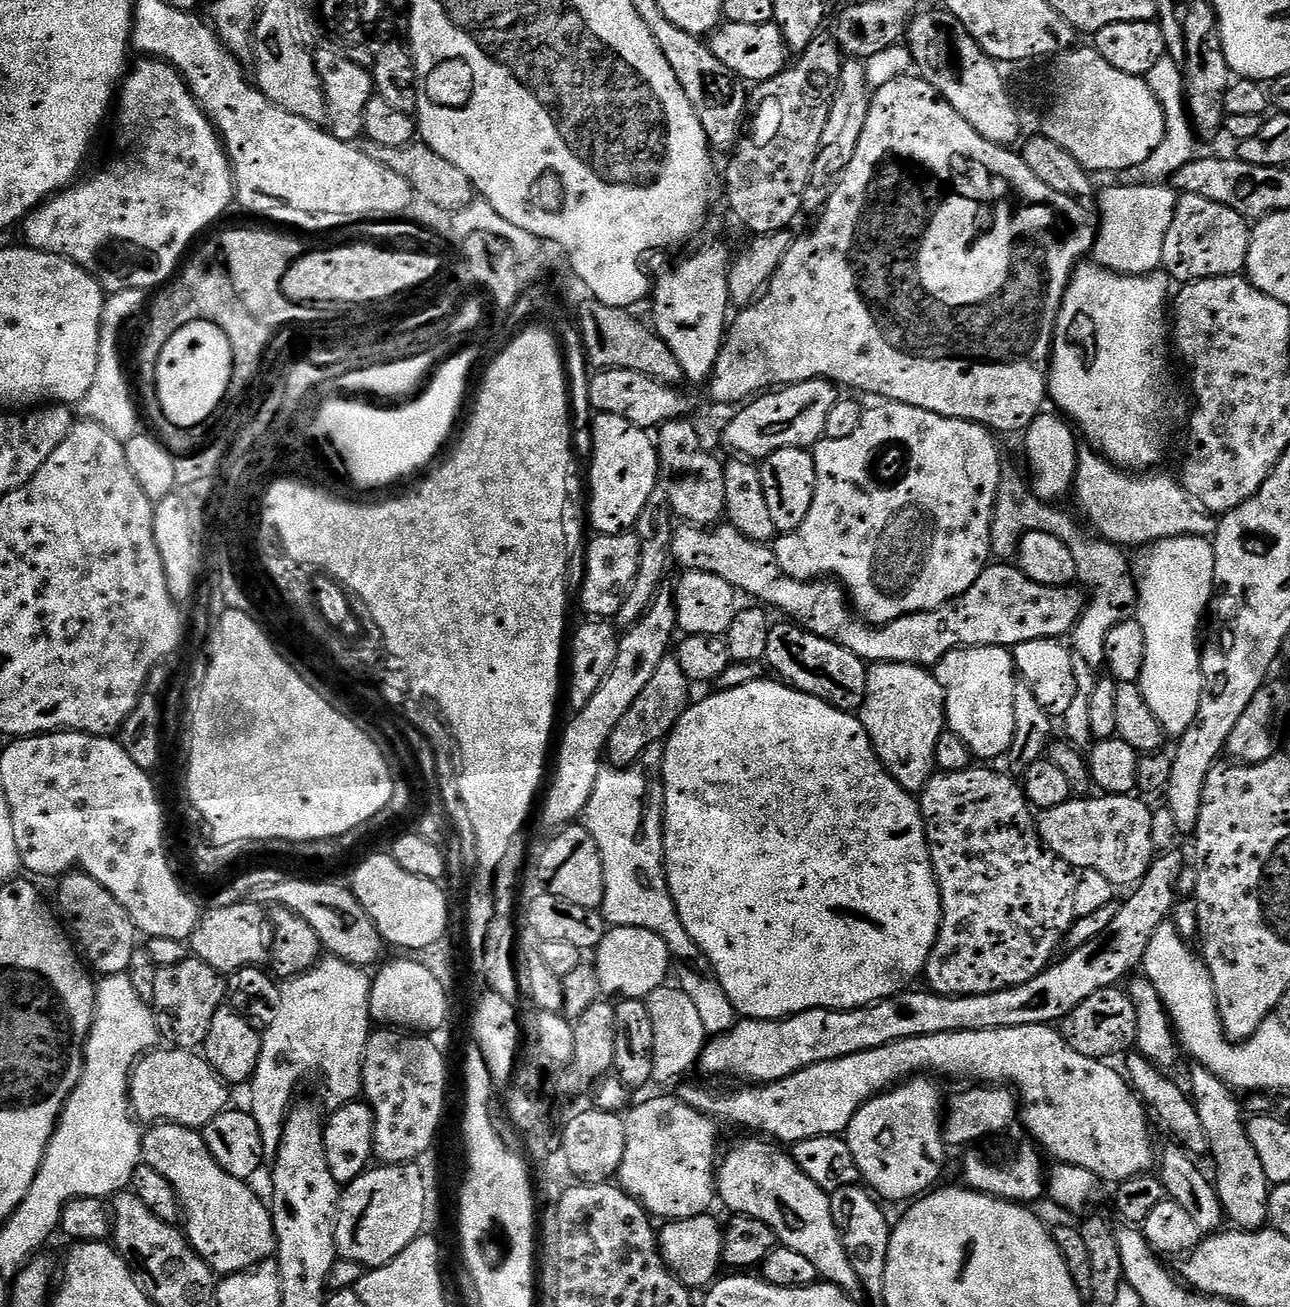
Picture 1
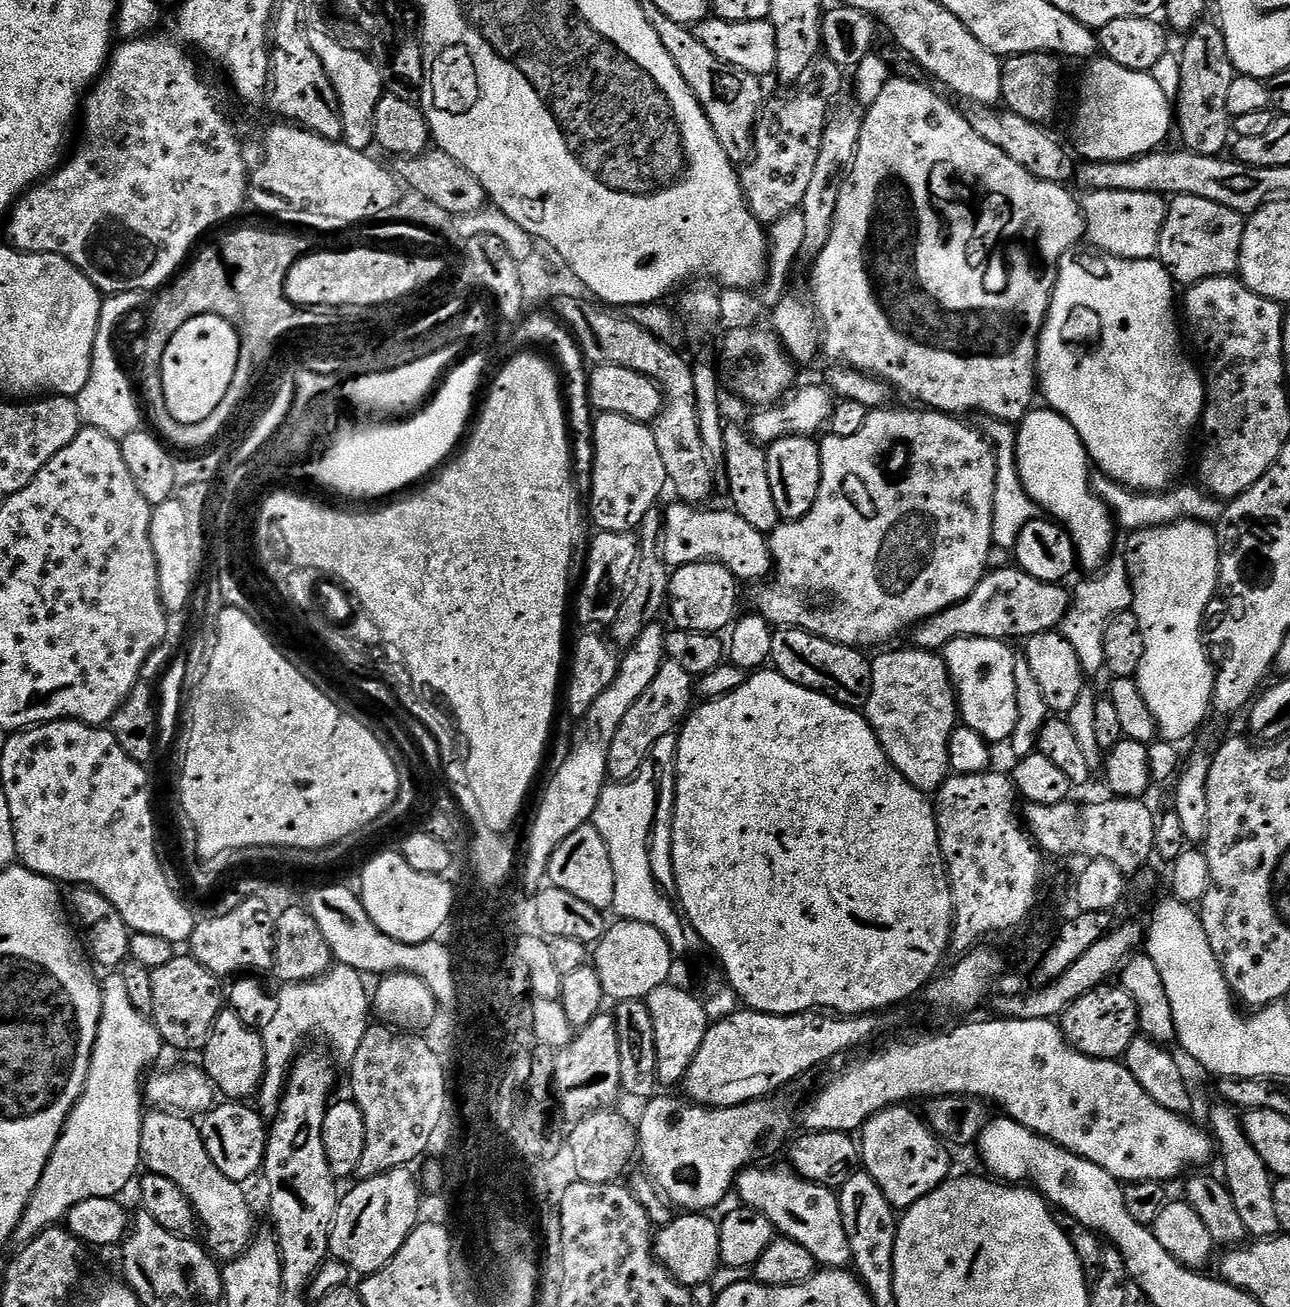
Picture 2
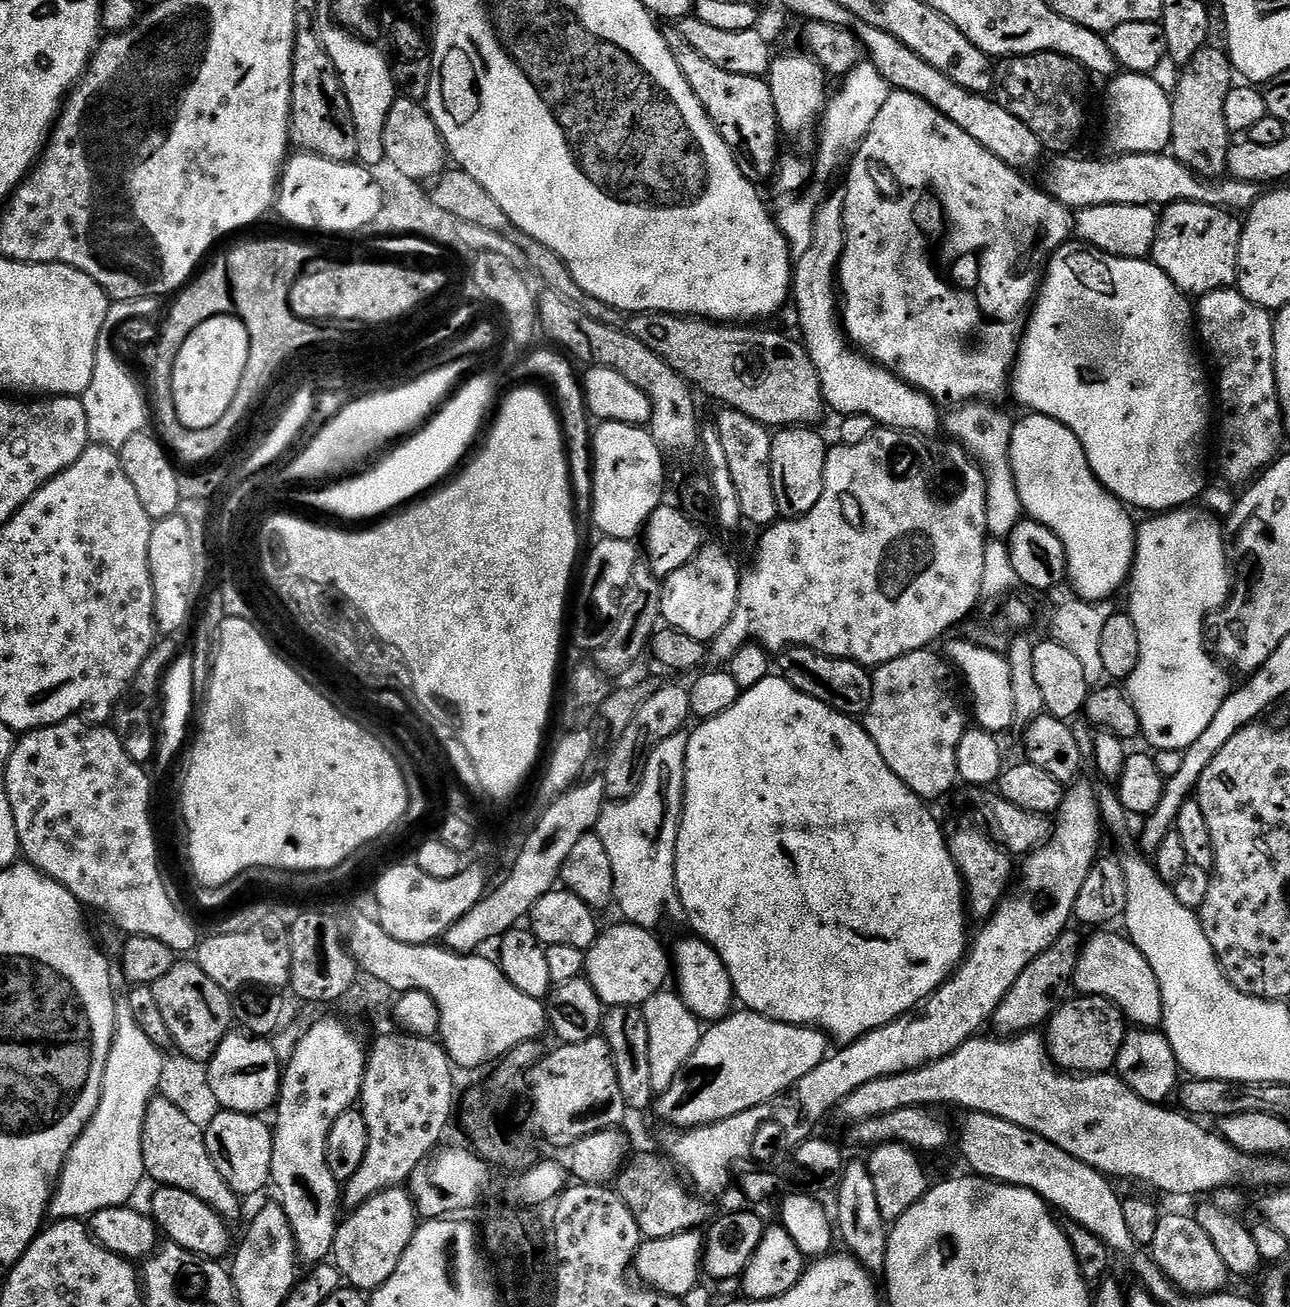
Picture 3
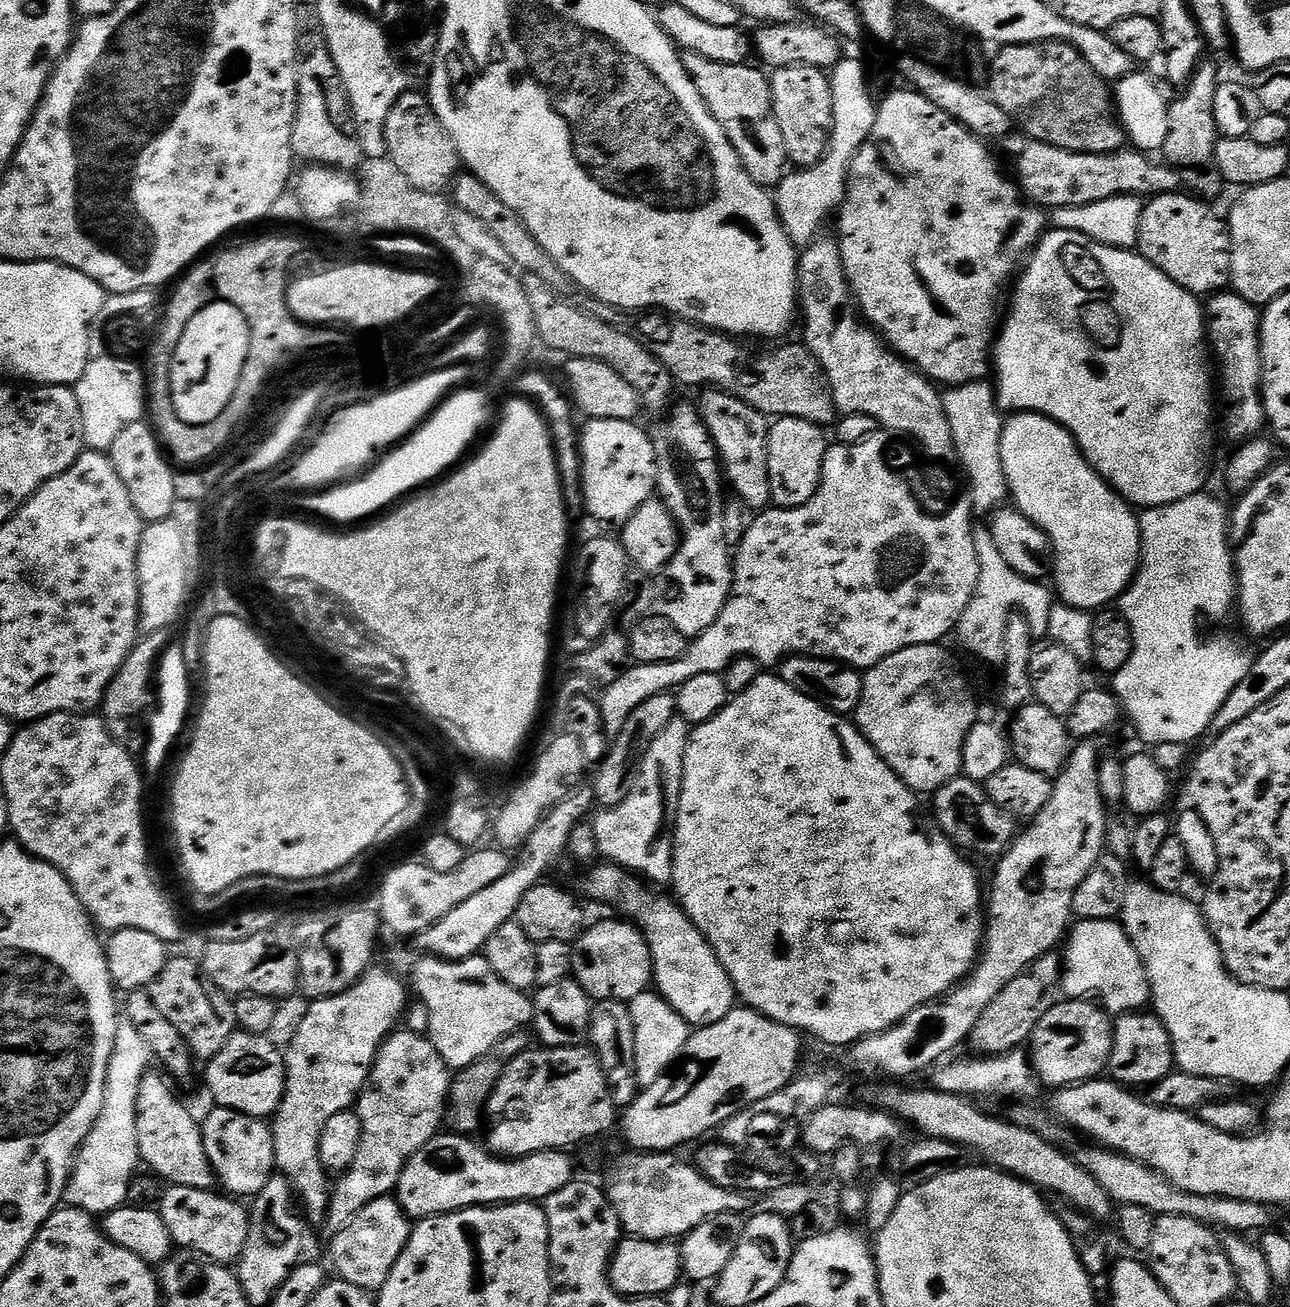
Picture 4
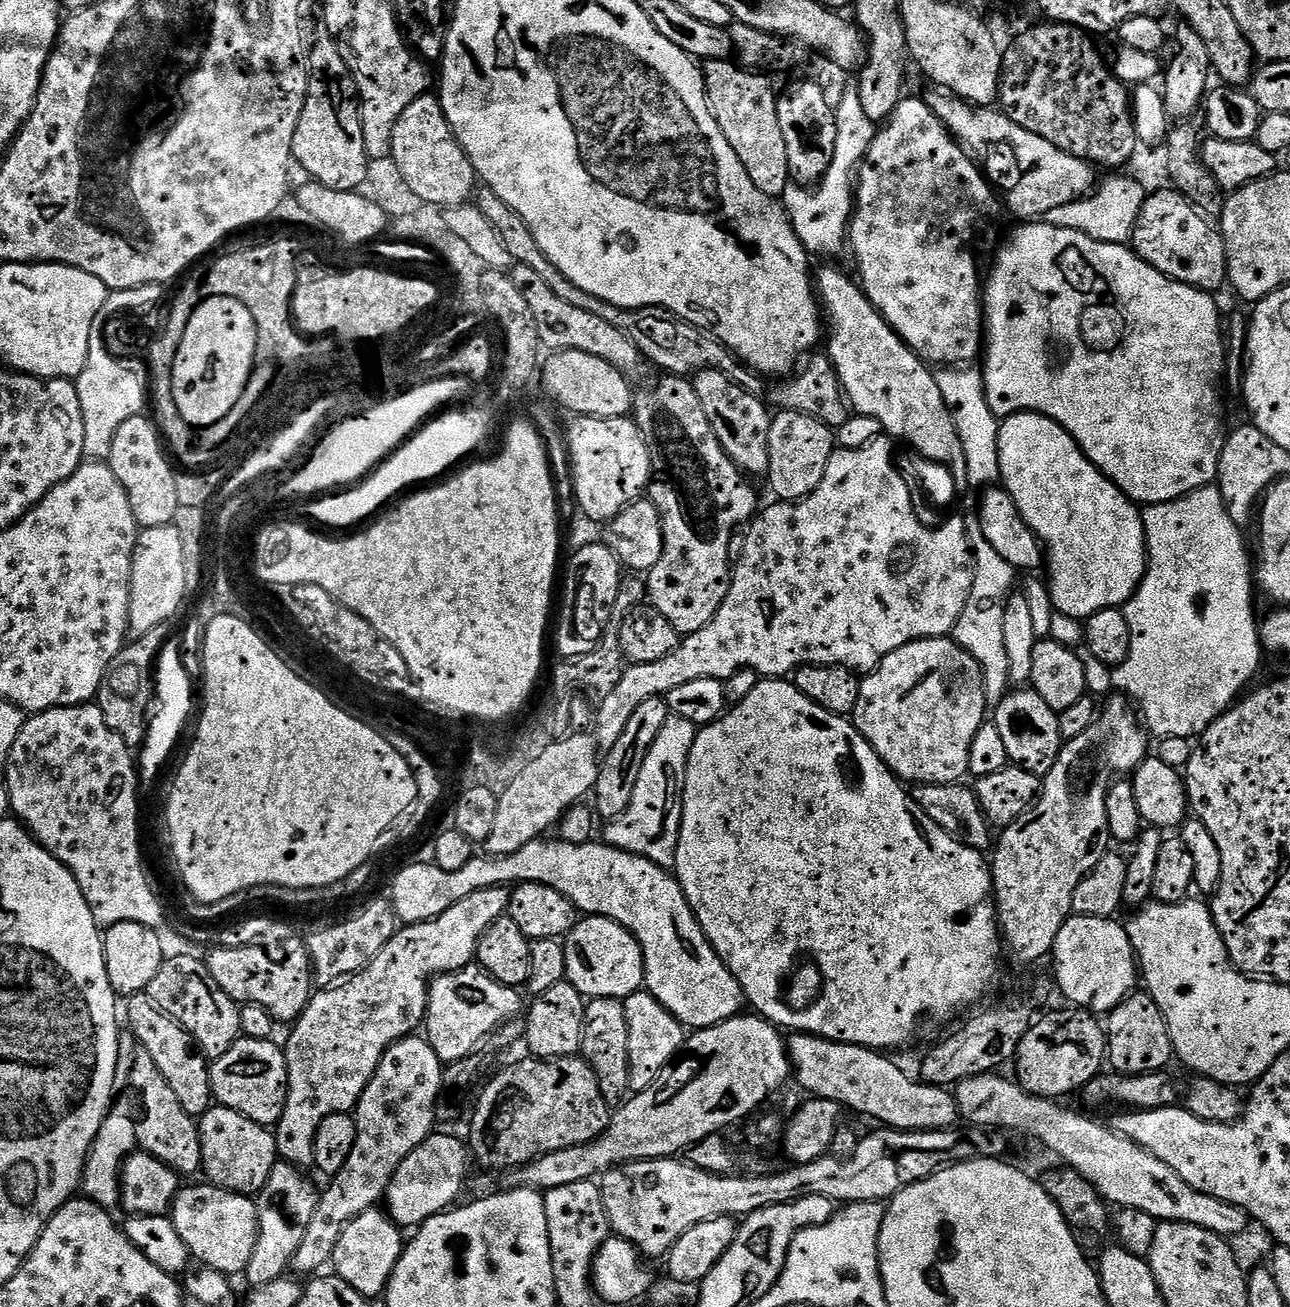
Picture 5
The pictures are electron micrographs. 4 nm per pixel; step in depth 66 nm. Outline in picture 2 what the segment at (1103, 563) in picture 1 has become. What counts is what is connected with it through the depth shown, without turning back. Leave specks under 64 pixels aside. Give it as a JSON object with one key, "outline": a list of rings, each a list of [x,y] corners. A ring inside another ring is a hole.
{"outline":[[[1113,559],[1095,576],[1098,577],[1084,580],[1076,588],[1073,587],[1068,613],[1060,627],[1061,635],[1074,647],[1084,673],[1088,676],[1105,669],[1105,626],[1119,613],[1129,611],[1133,604],[1132,583],[1123,559]]]}

